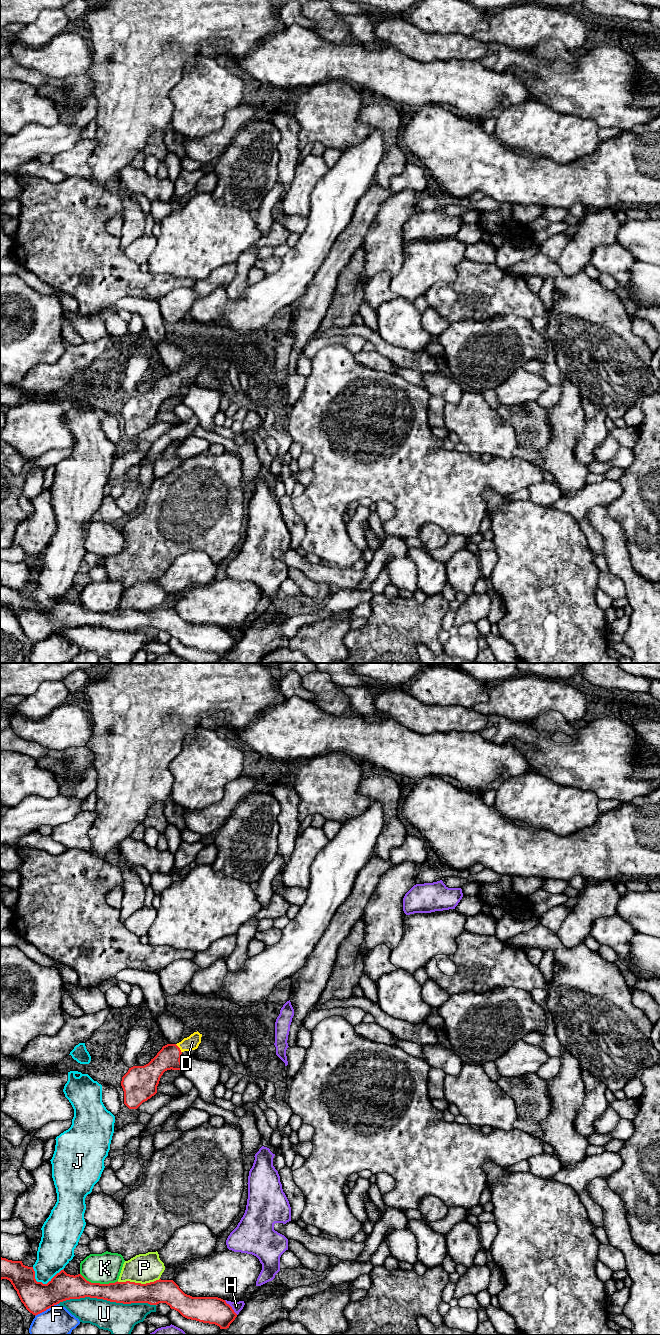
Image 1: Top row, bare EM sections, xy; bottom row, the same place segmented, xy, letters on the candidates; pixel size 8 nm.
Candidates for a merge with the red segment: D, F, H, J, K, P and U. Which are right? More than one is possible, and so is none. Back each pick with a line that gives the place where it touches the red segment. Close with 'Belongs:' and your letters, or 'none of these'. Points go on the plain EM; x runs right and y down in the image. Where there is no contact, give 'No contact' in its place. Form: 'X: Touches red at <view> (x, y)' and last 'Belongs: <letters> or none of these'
D: Touches red at xy (179, 376)
Belongs: D

